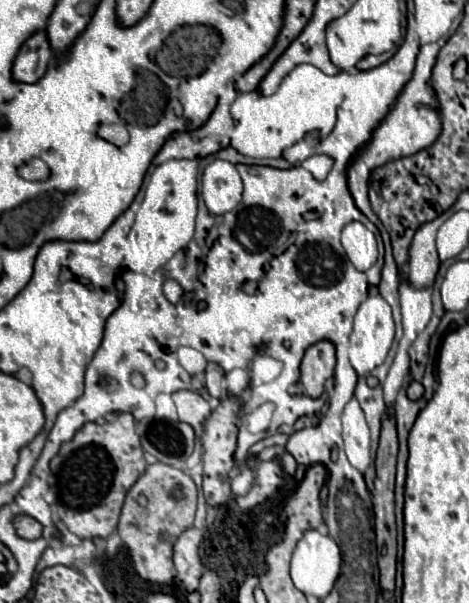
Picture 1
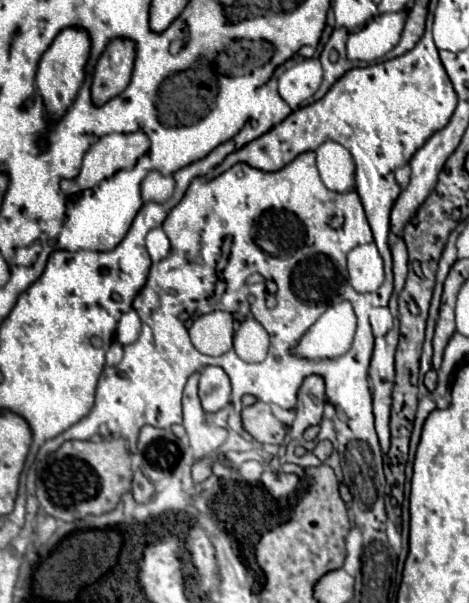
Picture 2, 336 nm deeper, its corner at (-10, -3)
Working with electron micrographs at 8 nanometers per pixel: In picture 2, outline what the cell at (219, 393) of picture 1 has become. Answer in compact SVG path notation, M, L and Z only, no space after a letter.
M206 366L202 370L198 396L200 396L204 412L214 414L214 412L222 410L224 406L228 406L230 404L230 392L232 392L230 378L222 368Z

